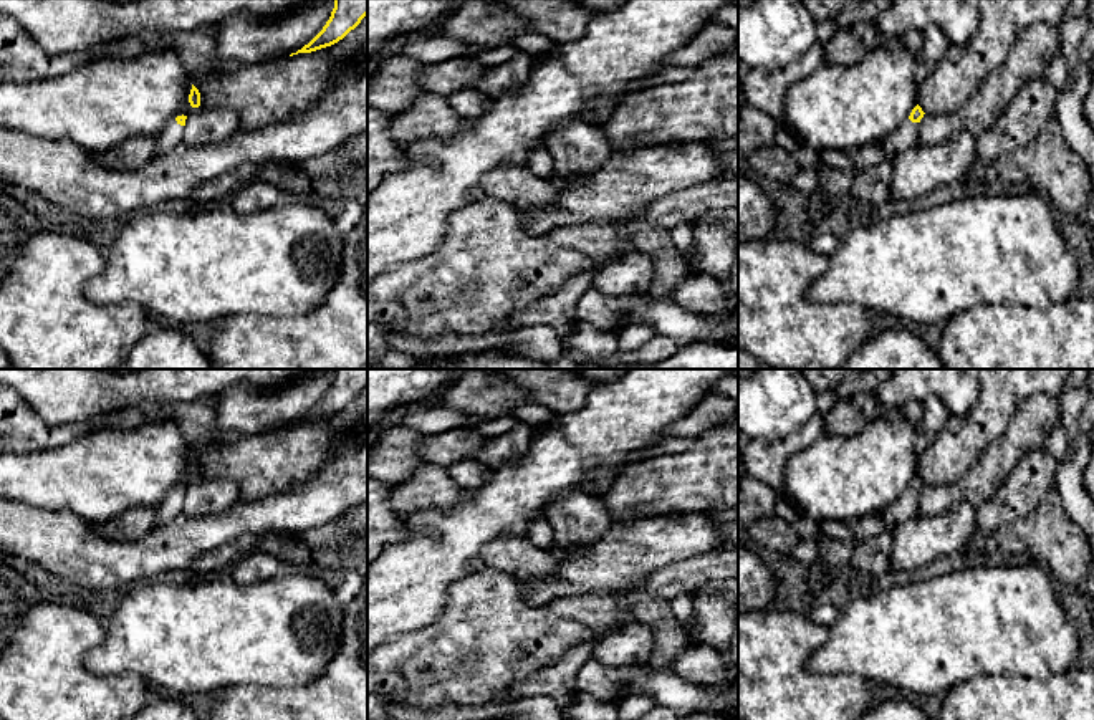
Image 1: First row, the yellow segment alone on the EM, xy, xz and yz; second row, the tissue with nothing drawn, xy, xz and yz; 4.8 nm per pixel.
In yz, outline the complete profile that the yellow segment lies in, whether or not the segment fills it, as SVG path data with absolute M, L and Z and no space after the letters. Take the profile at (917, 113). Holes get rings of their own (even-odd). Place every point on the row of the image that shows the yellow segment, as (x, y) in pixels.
M917 104L910 116L884 141L885 161L894 161L894 157L914 144L919 139L919 122L924 118L922 108Z

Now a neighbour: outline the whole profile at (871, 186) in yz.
M880 161L876 166L856 172L849 194L862 204L877 207L879 204L890 200L892 175L894 164L890 161Z

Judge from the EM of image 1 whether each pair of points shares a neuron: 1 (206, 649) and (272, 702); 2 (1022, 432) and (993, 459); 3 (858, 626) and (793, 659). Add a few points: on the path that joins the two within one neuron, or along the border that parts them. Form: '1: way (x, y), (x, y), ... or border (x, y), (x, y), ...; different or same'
1: border (290, 686), (230, 686), (224, 691); different
2: way (1015, 439), (1000, 454); same
3: border (828, 626), (808, 669), (848, 674); different

